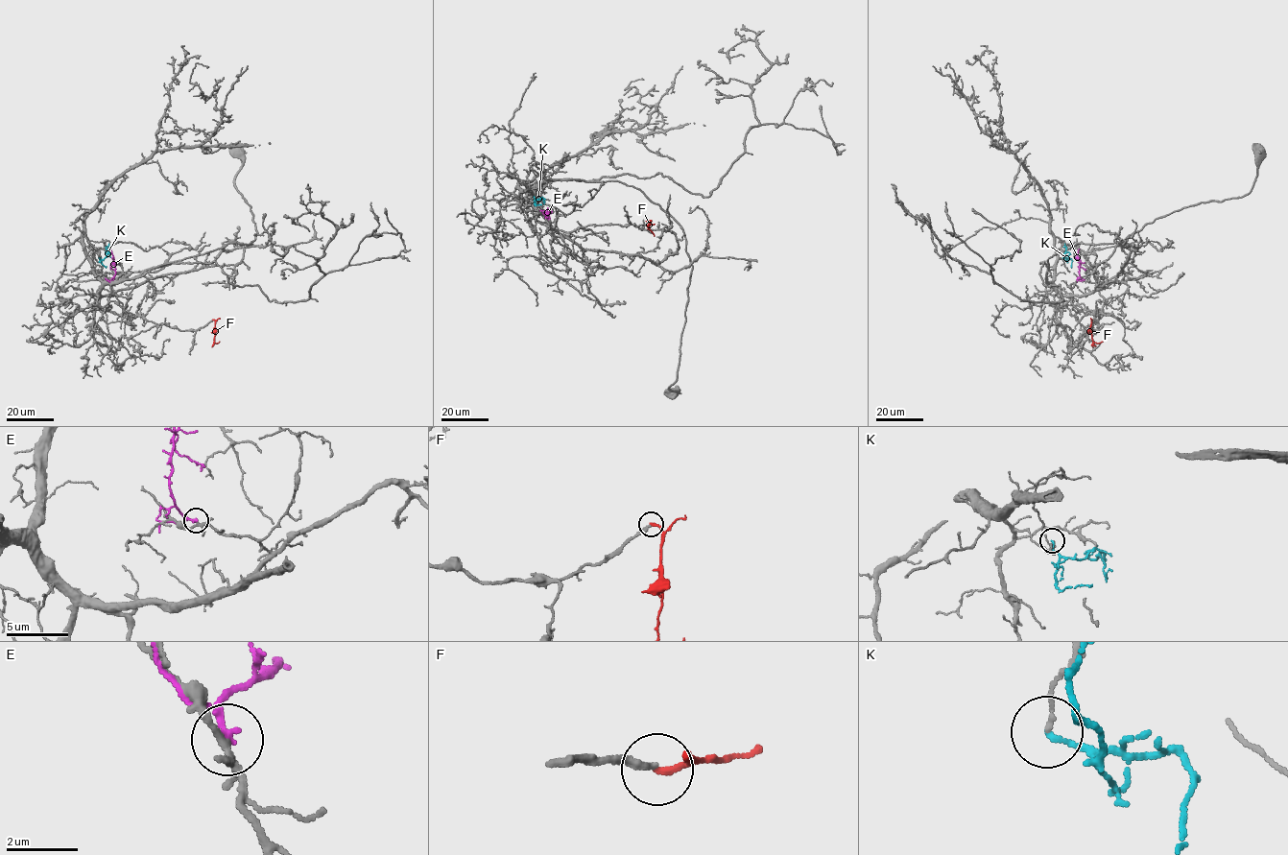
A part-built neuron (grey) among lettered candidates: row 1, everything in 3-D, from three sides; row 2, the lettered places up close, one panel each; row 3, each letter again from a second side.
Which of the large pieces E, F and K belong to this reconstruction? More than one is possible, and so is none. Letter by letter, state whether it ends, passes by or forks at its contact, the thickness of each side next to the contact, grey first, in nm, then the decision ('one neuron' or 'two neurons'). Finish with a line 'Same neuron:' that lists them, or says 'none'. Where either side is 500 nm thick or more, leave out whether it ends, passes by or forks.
E: it passes by; 160 nm thick on the grey side, 170 nm on the other; two neurons
F: it ends there; 220 nm thick on the grey side, 200 nm on the other; two neurons
K: it ends there; 110 nm thick on the grey side, 160 nm on the other; two neurons
Same neuron: none

